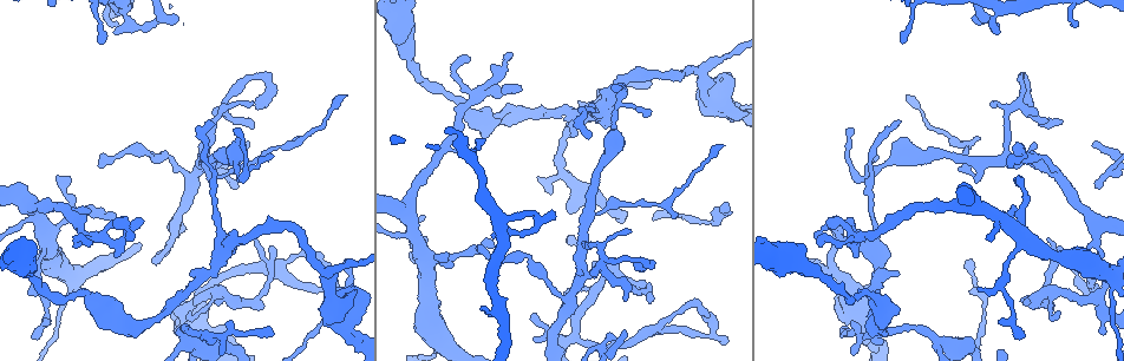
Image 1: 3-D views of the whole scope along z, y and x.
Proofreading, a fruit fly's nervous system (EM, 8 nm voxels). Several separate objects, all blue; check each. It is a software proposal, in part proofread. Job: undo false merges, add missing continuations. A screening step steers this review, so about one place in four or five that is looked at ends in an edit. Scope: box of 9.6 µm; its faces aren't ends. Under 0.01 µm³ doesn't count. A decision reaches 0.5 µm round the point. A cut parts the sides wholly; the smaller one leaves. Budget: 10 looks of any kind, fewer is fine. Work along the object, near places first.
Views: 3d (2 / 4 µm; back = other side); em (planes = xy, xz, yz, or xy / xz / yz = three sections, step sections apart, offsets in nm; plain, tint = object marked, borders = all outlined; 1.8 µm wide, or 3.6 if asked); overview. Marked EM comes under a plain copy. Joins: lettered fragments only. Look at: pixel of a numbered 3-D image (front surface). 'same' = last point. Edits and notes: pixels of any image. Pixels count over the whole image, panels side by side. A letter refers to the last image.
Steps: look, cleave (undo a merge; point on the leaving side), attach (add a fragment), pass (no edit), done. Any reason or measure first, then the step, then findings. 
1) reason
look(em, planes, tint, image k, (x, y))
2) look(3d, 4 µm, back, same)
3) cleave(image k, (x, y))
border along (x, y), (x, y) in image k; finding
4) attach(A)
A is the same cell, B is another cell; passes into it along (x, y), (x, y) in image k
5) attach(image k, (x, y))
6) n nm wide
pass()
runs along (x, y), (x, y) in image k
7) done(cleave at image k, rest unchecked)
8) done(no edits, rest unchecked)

sudden change in width
look(em, planes, borders, image 1, (473, 147))

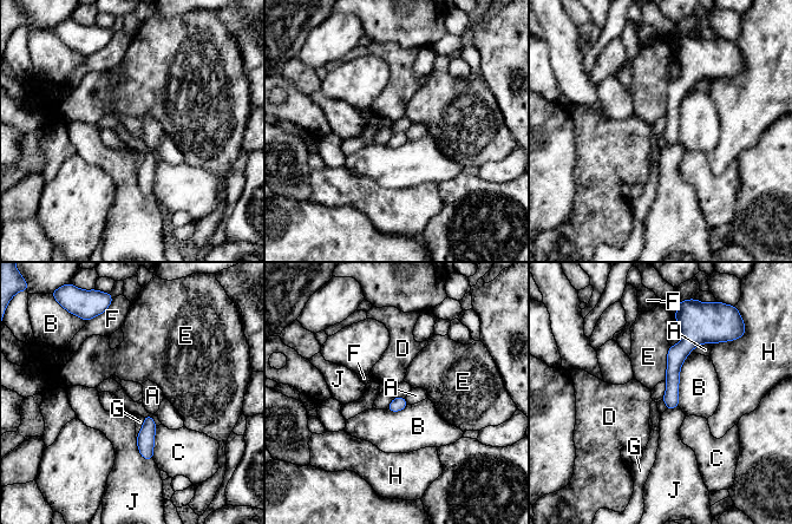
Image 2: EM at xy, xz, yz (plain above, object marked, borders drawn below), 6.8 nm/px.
100 nm wide
pass()
A, B, C, D, E, F, G, H and J are other cells; runs along (682, 327), (669, 406) in image 2; one cell here

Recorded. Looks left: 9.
side arm on a straight run
look(em, planes, tint, image 1, (844, 303))

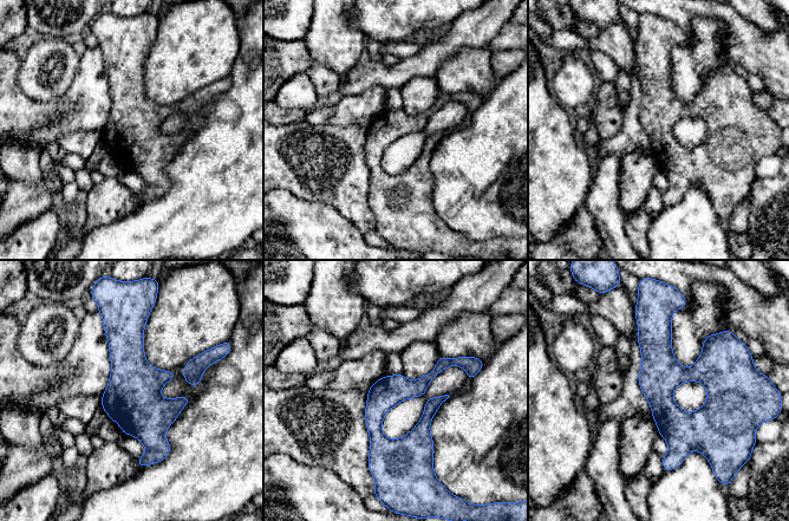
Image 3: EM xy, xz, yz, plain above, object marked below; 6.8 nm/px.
look(em, planes, borders, same)

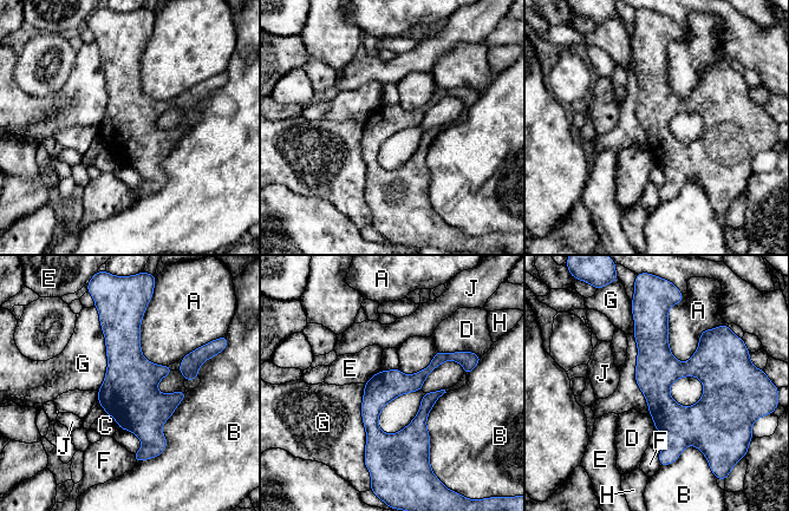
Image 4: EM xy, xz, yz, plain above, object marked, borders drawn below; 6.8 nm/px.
220 nm wide
pass()
A, B, C, D, E, F, G, H and J are other cells; runs along (651, 316), (654, 385), (670, 418), (663, 458) in image 4; continuous, no second cell

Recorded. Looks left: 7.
thin end
look(3d, 4 µm, image 1, (239, 186))

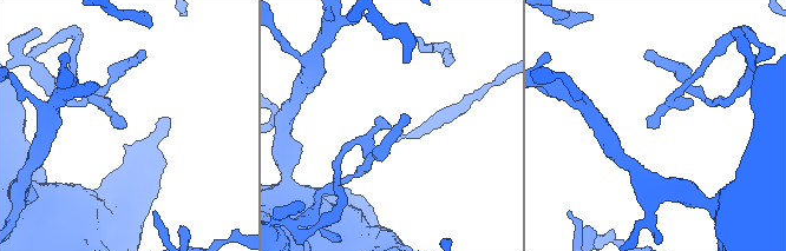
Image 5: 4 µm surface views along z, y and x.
now the EM
look(em, xy, step 4, borders, image 5, (654, 126))

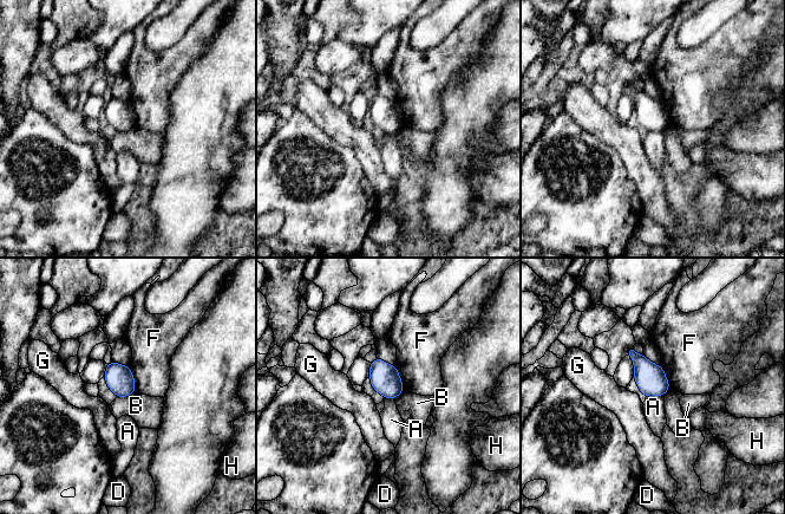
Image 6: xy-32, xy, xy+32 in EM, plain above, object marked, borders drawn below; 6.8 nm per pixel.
190 nm wide
pass()
A, B, D, F, G and H are other cells; border along (135, 391), (117, 397) in image 6; none of them fits

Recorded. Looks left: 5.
thick turns thin
look(3d, 4 µm, image 1, (402, 19))

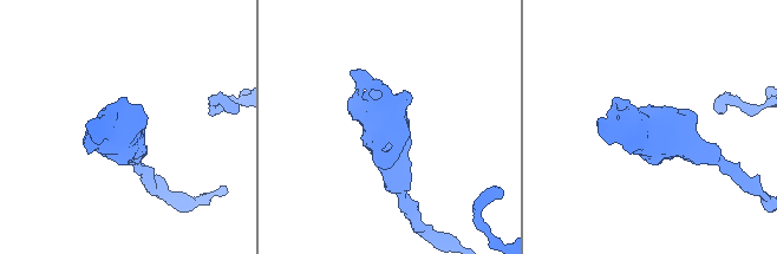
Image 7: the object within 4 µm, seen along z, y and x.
look(em, 3.6 µm, planes, borders, image 7, (391, 127))

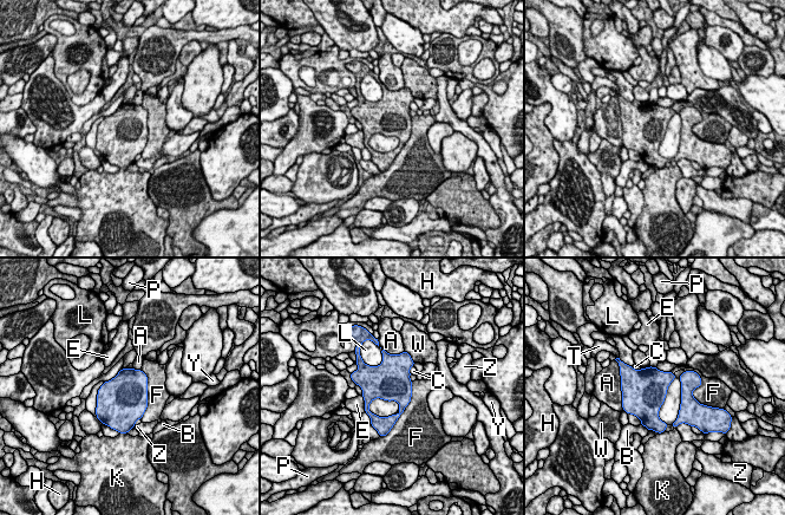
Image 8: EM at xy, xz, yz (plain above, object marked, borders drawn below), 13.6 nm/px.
F touches over 700 nm
pass()
A, B, C, E, F, H, K, L, P, T, W, Y and Z are other cells; border along (141, 369), (146, 409), (139, 418) in image 8; all the same cell

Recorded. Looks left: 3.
done(no edits, rest unchecked)

